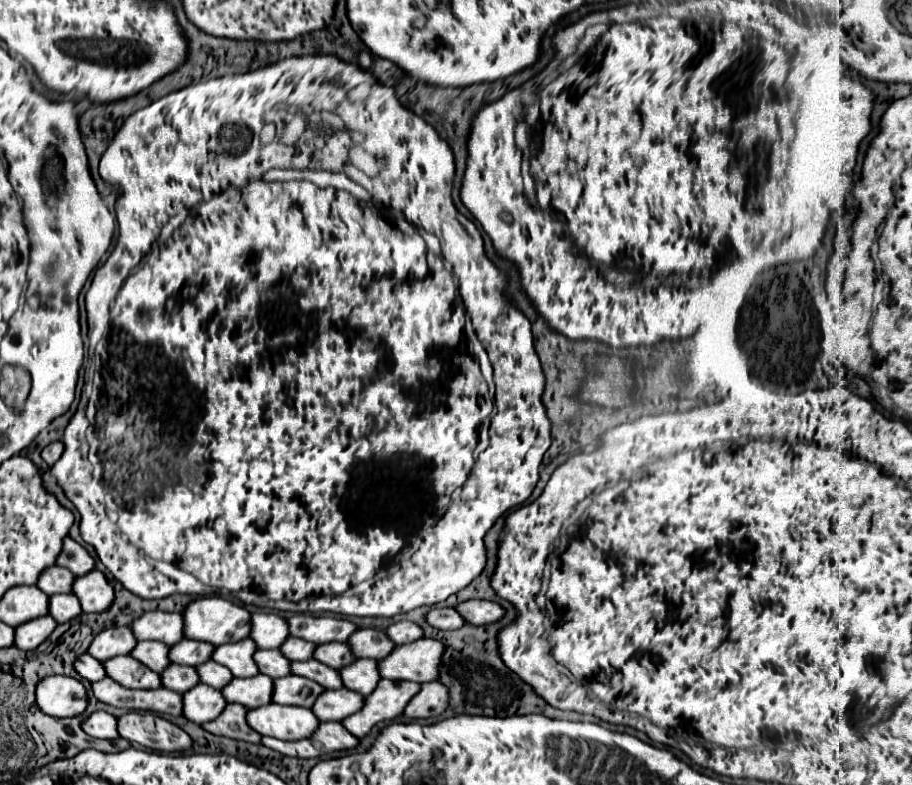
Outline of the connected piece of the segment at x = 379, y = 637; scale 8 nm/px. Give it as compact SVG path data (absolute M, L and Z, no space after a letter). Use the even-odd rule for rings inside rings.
M374 628L356 630L350 636L348 644L356 658L372 658L372 660L380 660L388 656L394 648L394 642L382 630L374 630Z

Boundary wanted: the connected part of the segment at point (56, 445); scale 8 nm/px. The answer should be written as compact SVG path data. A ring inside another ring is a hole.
M52 442L52 444L48 444L48 446L42 450L42 460L44 460L48 466L52 466L52 464L62 456L62 452L64 452L64 444L62 444L62 442Z

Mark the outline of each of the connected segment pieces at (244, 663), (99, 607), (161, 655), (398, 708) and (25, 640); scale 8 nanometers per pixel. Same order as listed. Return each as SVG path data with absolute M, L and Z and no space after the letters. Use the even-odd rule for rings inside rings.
M248 638L238 644L222 644L222 648L214 648L212 660L226 666L234 676L256 676L258 668L252 660L254 652L256 644Z
M90 570L86 576L76 576L72 594L80 600L84 612L104 612L114 602L114 590L100 570Z
M138 642L134 646L134 652L130 652L130 656L134 656L140 664L144 664L146 668L150 668L152 672L162 672L170 662L168 662L168 646L166 644L158 644L158 642Z
M380 680L378 688L374 688L374 692L366 696L366 704L354 716L348 716L342 726L348 728L348 732L356 738L364 738L376 722L400 716L418 688L420 684L414 682Z
M40 616L38 620L30 620L20 624L14 634L14 646L20 650L34 650L38 648L56 628L56 620L52 616Z

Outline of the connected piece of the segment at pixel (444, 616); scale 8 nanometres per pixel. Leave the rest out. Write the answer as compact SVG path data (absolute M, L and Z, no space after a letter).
M432 608L424 618L430 626L438 630L458 630L466 624L454 608Z

